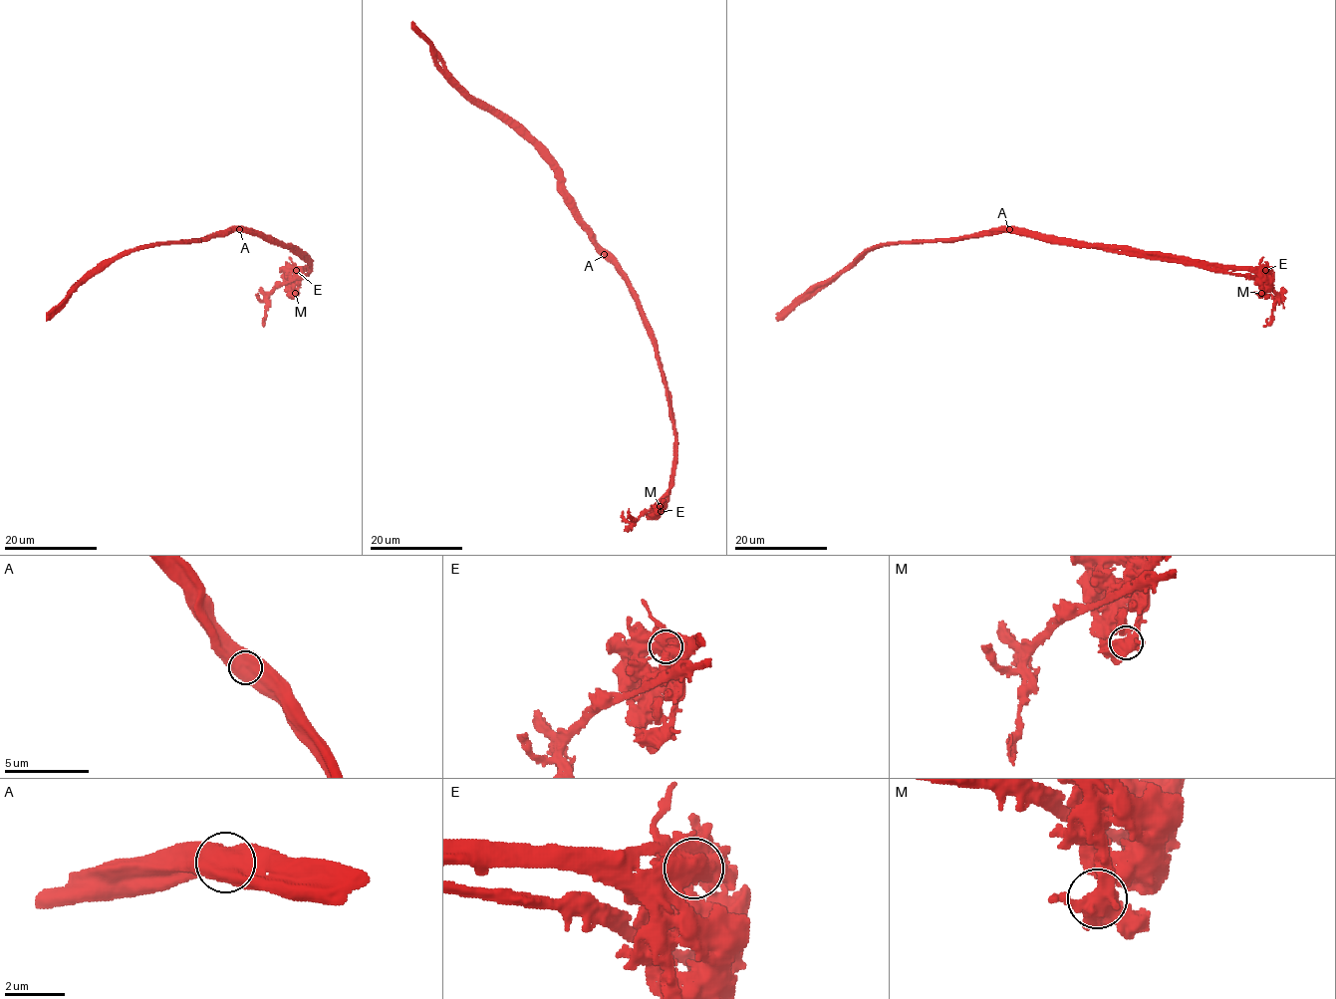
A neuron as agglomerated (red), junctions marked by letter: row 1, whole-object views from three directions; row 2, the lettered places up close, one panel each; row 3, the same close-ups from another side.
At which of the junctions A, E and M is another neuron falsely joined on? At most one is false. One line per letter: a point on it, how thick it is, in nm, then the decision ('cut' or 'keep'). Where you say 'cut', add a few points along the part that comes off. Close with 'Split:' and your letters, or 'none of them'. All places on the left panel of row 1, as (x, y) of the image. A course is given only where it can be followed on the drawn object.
A: (239, 229) | 800 nm | cut | (239, 229), (253, 229), (280, 241), (311, 265), (306, 274), (283, 283), (269, 295), (263, 327)
E: (296, 270) | 700 nm | keep
M: (295, 293) | 550 nm | keep
Split: A

